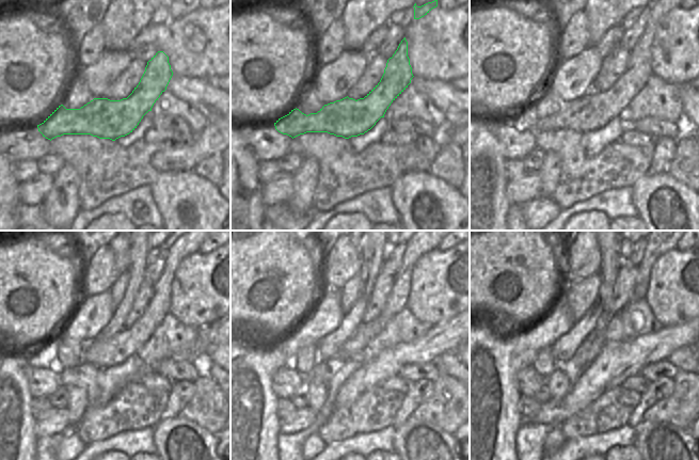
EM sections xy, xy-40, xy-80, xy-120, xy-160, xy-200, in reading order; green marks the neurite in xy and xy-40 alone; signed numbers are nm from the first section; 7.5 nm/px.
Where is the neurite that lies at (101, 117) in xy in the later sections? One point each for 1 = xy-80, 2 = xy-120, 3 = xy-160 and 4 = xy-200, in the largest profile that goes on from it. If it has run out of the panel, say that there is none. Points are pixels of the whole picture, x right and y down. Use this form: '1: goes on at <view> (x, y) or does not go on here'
1: goes on at xy-80 (590, 112)
2: goes on at xy-120 (102, 353)
3: goes on at xy-160 (355, 349)
4: goes on at xy-200 (652, 252)

